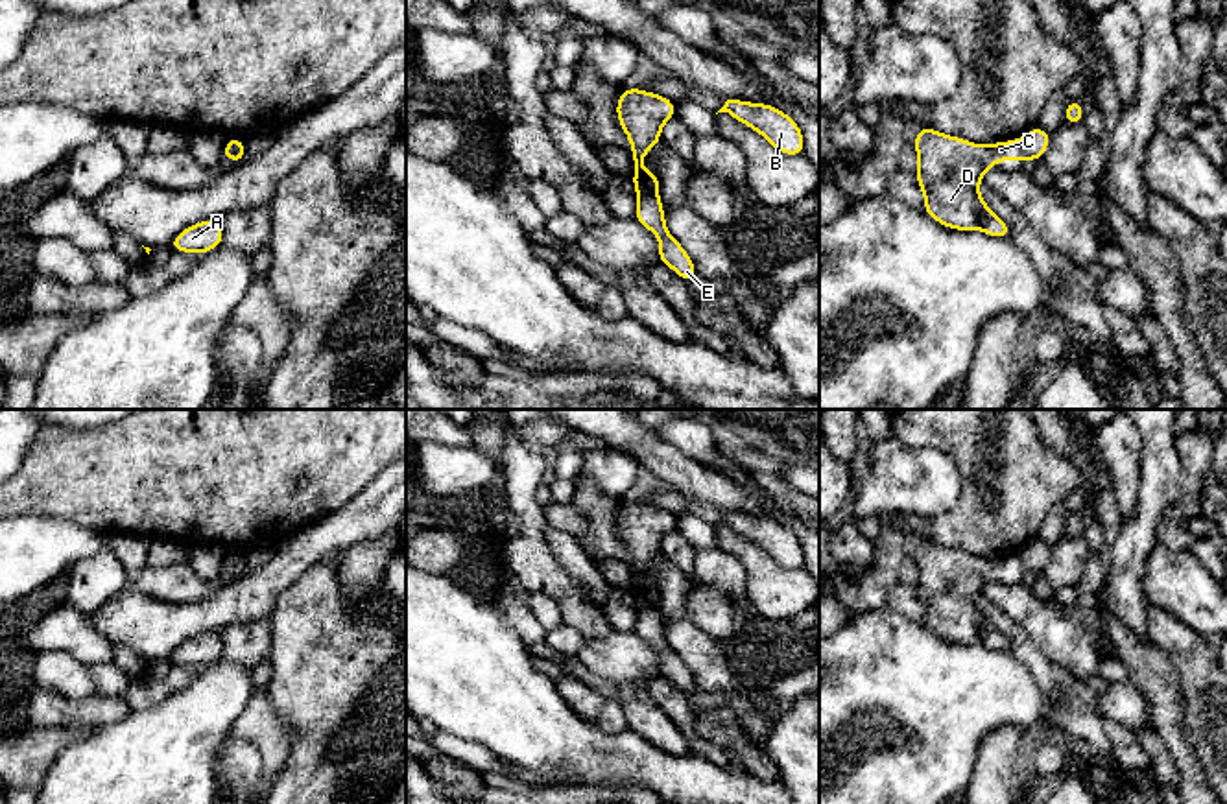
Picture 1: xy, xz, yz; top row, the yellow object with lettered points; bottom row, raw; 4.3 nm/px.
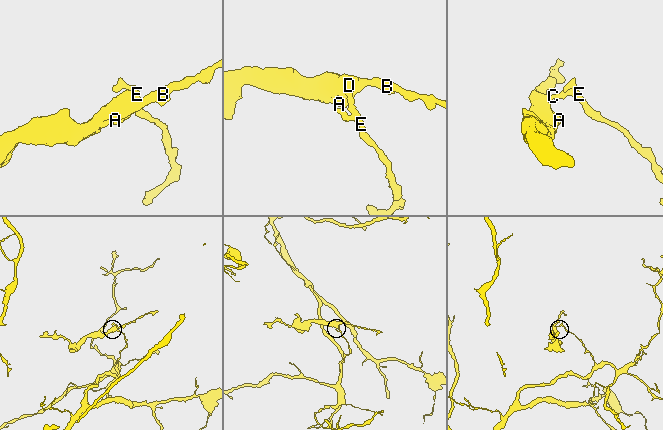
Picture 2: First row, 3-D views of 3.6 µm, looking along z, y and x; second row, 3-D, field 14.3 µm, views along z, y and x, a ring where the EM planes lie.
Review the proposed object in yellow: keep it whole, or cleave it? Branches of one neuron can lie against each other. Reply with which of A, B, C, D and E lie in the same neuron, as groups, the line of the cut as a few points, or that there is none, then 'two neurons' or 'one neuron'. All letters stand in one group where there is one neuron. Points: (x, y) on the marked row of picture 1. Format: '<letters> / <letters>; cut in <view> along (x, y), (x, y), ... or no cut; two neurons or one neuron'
A B C D / E; cut in xz along (639, 196), (655, 198); two neurons

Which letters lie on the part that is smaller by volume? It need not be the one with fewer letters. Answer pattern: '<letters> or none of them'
A, B, C, D

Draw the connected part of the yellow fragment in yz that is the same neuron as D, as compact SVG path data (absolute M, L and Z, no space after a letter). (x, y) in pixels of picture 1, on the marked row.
M921 127L913 138L919 157L917 184L924 194L924 212L954 231L983 231L1011 238L1004 223L982 199L978 186L998 160L1026 160L1019 140L989 146Z

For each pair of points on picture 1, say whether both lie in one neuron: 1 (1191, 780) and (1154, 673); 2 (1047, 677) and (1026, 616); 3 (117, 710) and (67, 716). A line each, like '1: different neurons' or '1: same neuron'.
1: same neuron
2: different neurons
3: same neuron

